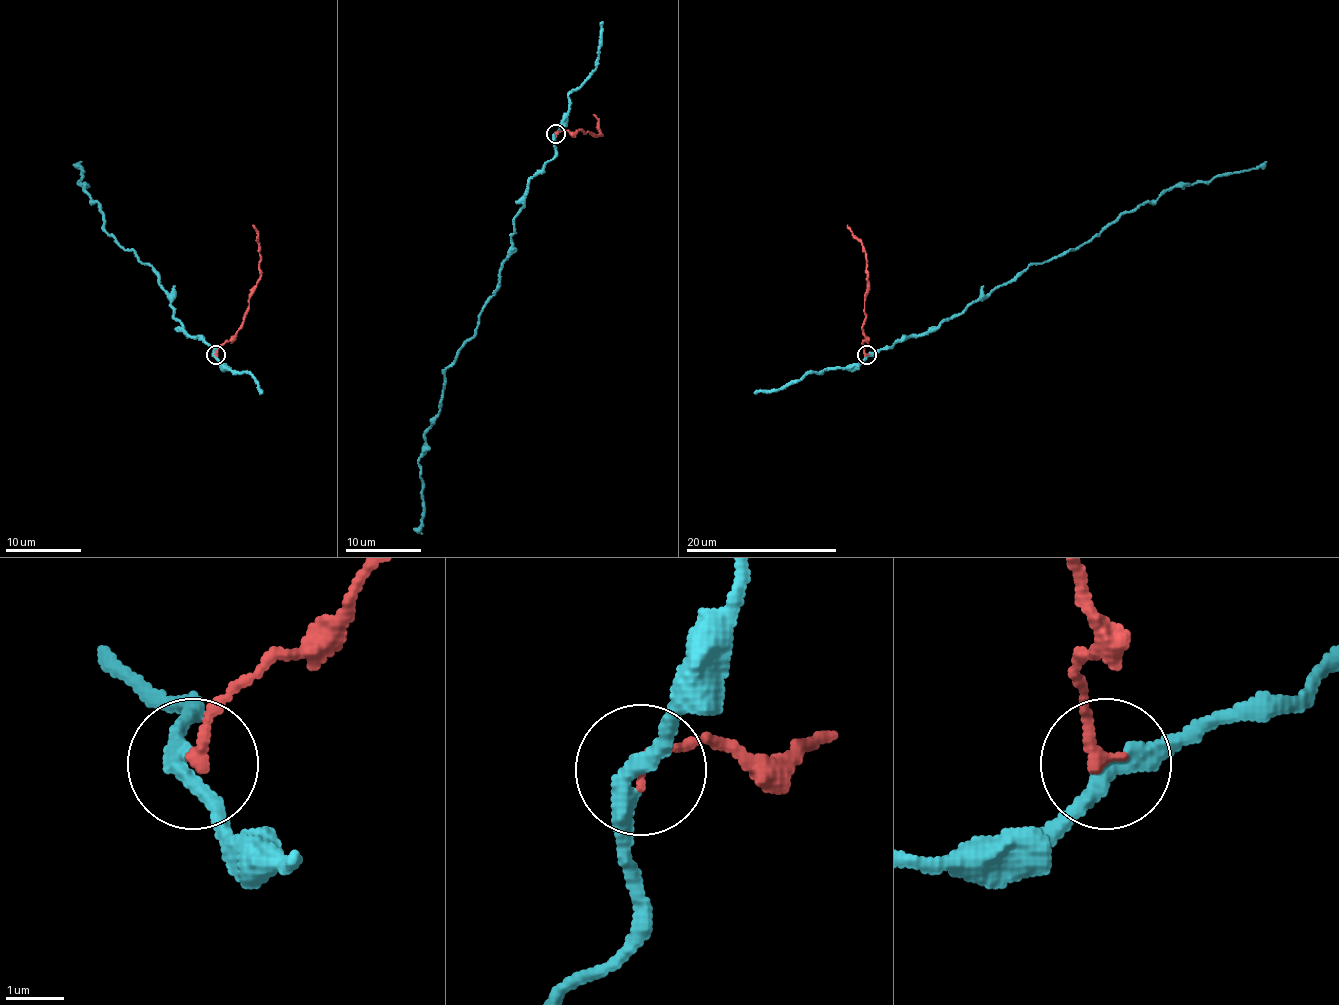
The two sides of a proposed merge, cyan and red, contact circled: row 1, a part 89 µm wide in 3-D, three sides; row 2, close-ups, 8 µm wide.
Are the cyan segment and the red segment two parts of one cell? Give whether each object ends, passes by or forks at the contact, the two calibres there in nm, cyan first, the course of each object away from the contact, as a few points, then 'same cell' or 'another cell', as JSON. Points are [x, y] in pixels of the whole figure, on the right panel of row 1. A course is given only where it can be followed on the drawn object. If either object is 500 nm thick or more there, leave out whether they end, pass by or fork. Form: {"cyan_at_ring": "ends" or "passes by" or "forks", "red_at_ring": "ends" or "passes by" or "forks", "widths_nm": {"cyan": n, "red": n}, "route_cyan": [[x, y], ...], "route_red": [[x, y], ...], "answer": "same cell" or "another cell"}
{"cyan_at_ring": "passes by", "red_at_ring": "ends", "widths_nm": {"cyan": 300, "red": 240}, "route_cyan": [[866, 354], [932, 332], [1037, 263], [1092, 240], [1168, 189], [1259, 168], [1266, 161]], "route_red": [[866, 354], [862, 330], [866, 320], [864, 294], [868, 275], [864, 246], [847, 225]], "answer": "another cell"}

